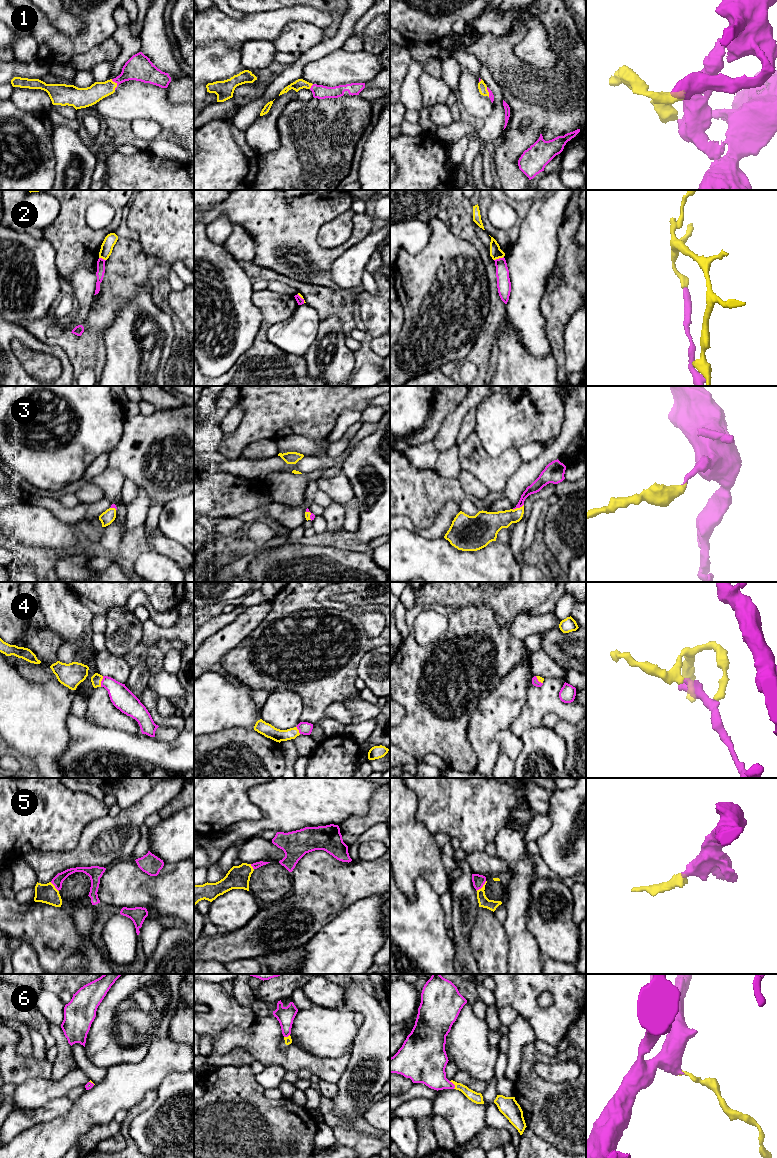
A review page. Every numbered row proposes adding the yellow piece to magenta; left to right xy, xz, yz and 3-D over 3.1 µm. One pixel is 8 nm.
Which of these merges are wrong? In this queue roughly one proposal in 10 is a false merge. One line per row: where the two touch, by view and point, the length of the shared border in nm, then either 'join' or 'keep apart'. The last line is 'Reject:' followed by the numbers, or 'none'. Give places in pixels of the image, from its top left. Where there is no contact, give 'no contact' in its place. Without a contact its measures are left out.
1: xy (117, 84) | 90 nm | join
2: yz (499, 258) | 90 nm | keep apart
3: yz (517, 507) | 100 nm | join
4: xy (101, 681) | 90 nm | join
5: yz (481, 887) | 120 nm | join
6: yz (453, 1084) | 80 nm | join
Reject: 2

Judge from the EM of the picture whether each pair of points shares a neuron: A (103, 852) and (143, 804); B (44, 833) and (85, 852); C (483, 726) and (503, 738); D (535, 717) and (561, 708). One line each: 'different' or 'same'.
A: same
B: different
C: different
D: same

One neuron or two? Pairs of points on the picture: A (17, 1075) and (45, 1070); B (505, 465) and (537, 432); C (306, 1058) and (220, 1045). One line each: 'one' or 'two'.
A: one
B: two
C: one

